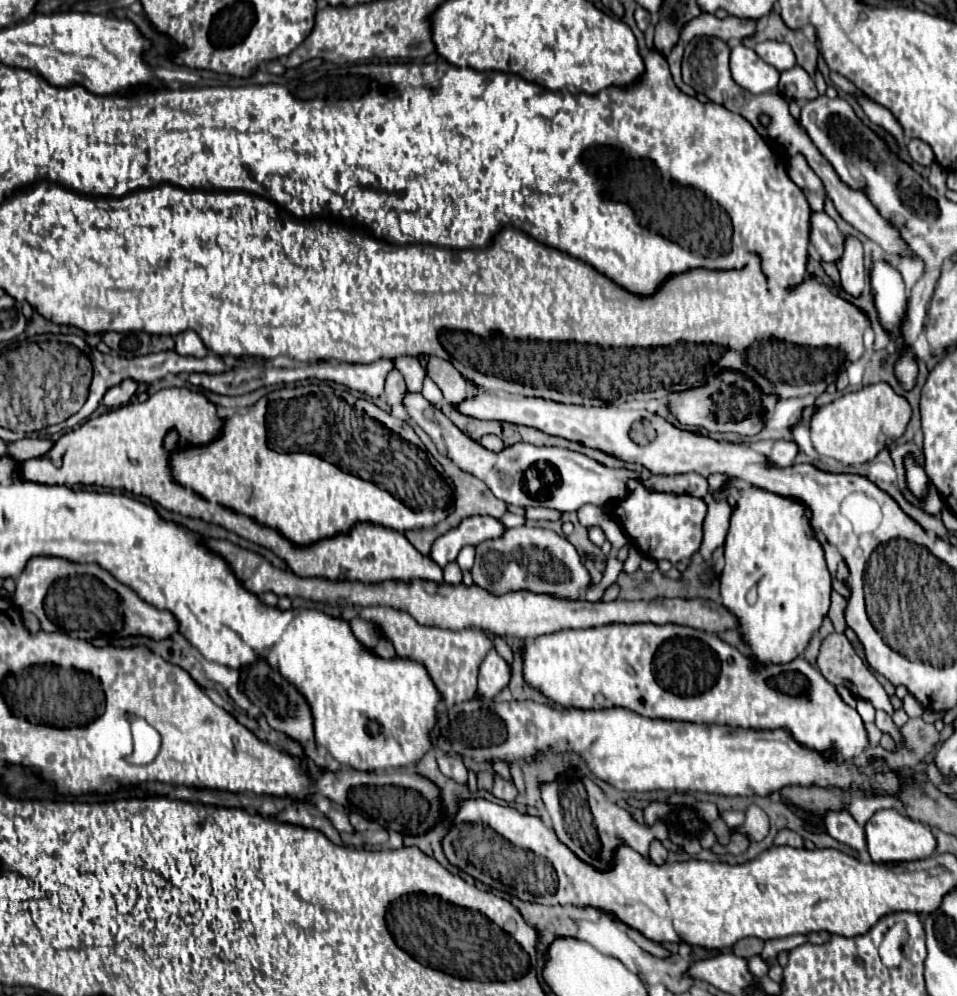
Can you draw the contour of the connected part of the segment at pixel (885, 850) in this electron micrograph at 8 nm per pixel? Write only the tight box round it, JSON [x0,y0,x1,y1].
[865,810,937,864]

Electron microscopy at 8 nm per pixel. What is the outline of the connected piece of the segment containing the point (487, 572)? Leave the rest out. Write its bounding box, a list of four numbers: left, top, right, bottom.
[471,526,593,600]

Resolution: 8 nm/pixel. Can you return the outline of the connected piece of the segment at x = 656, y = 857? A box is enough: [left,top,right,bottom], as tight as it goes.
[651,842,667,866]

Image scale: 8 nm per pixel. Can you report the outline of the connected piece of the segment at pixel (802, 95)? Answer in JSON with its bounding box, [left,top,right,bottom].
[779,66,819,102]

